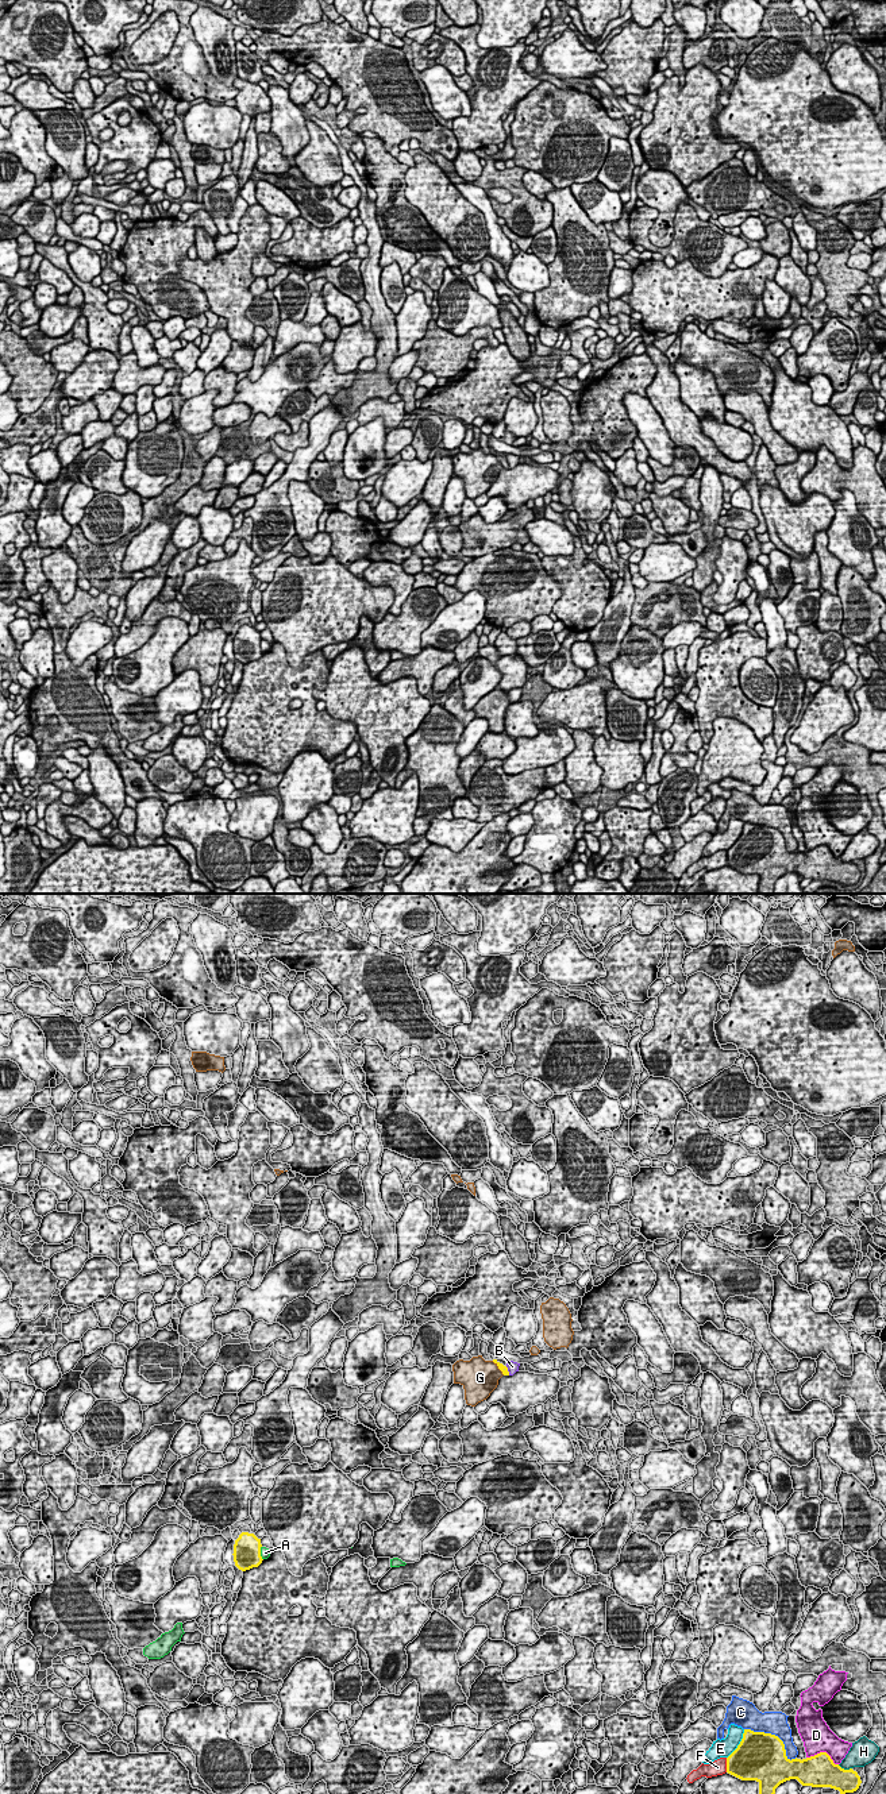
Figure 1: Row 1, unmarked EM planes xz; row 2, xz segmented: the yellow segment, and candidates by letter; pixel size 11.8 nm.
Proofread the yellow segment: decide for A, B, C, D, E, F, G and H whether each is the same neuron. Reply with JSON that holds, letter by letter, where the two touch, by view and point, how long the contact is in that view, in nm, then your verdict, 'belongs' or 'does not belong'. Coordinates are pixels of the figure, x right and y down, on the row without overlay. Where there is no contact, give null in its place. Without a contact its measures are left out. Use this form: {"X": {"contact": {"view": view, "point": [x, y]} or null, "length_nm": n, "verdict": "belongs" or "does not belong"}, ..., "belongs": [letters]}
{"A": {"contact": {"view": "xz", "point": [259, 645]}, "length_nm": 180, "verdict": "does not belong"}, "B": {"contact": {"view": "xz", "point": [507, 463]}, "length_nm": 120, "verdict": "does not belong"}, "C": {"contact": {"view": "xz", "point": [774, 828]}, "length_nm": 700, "verdict": "does not belong"}, "D": {"contact": {"view": "xz", "point": [823, 845]}, "length_nm": 400, "verdict": "does not belong"}, "E": {"contact": {"view": "xz", "point": [739, 837]}, "length_nm": 420, "verdict": "does not belong"}, "F": {"contact": {"view": "xz", "point": [727, 857]}, "length_nm": 180, "verdict": "does not belong"}, "G": {"contact": {"view": "xz", "point": [499, 460]}, "length_nm": 240, "verdict": "does not belong"}, "H": {"contact": {"view": "xz", "point": [843, 861]}, "length_nm": 180, "verdict": "does not belong"}, "belongs": []}

